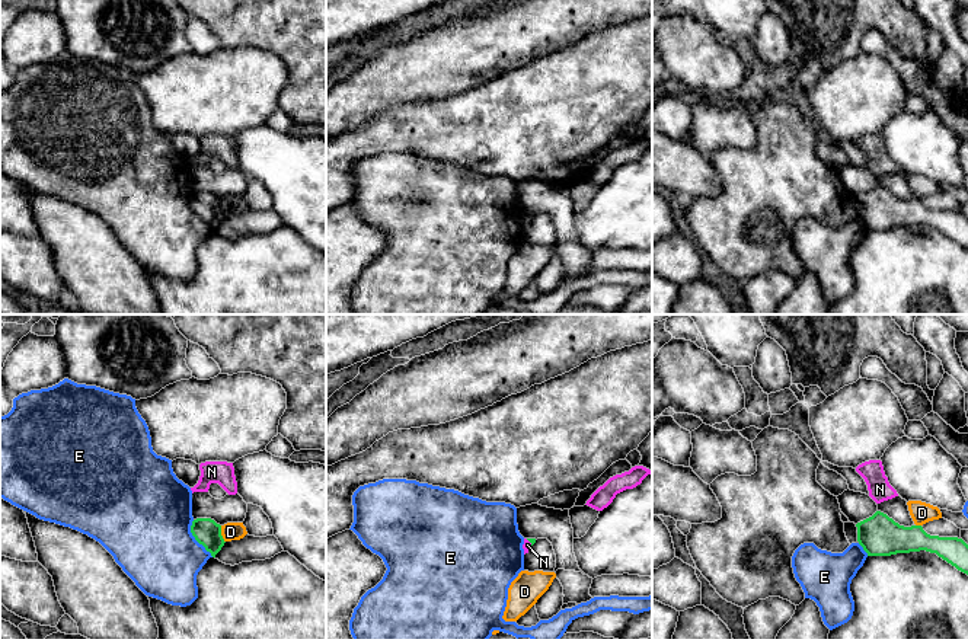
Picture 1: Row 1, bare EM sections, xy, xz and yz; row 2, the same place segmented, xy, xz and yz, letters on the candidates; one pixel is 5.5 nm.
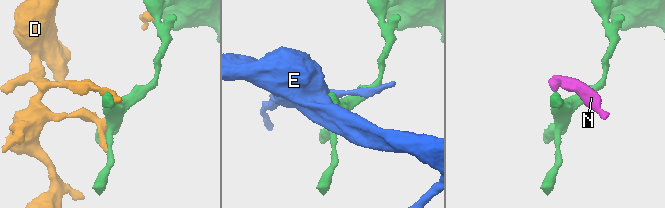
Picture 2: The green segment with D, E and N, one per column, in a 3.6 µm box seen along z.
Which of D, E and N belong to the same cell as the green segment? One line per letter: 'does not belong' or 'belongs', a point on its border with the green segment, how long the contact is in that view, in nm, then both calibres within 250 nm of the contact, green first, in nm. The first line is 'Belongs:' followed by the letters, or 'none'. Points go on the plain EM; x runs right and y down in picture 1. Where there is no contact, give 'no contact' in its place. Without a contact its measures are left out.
Belongs: none
D: does not belong; contact xy (220, 208); length 100 nm; calibres 150 and 100 nm
E: does not belong; contact xy (195, 213); length 240 nm; calibres 150 and 460 nm
N: does not belong; contact xz (529, 214); length 50 nm; calibres 30 and 50 nm

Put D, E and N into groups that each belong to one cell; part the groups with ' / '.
D / E / N

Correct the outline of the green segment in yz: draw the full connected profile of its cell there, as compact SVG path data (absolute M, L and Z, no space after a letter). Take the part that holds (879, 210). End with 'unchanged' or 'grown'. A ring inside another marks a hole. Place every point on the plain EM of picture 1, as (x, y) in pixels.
M876 185L856 198L857 215L868 230L891 230L926 224L968 249L968 218L958 211L927 208L921 199L904 201Z | unchanged

